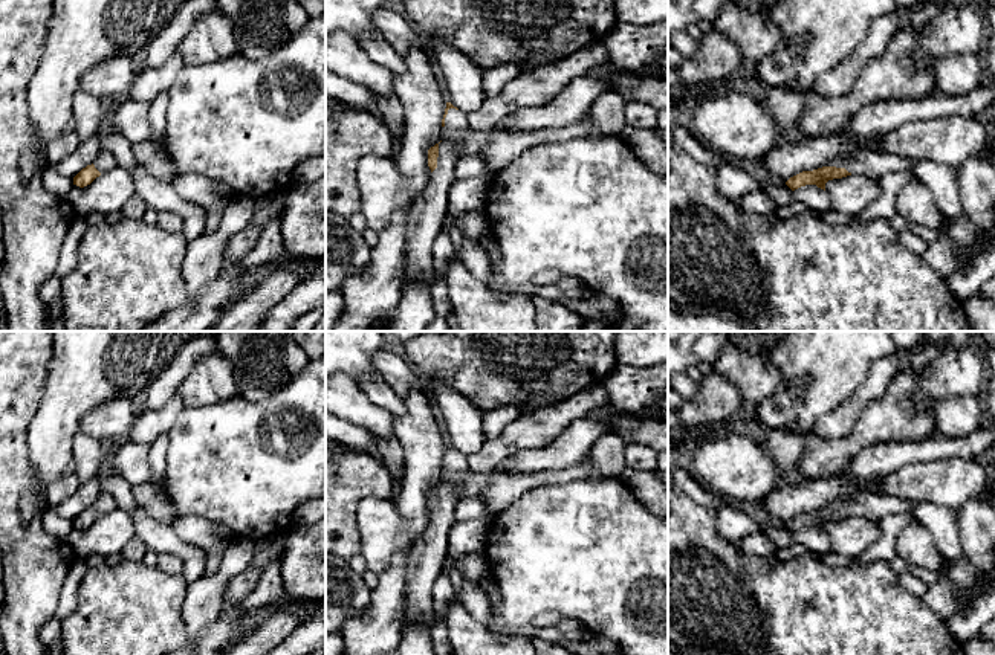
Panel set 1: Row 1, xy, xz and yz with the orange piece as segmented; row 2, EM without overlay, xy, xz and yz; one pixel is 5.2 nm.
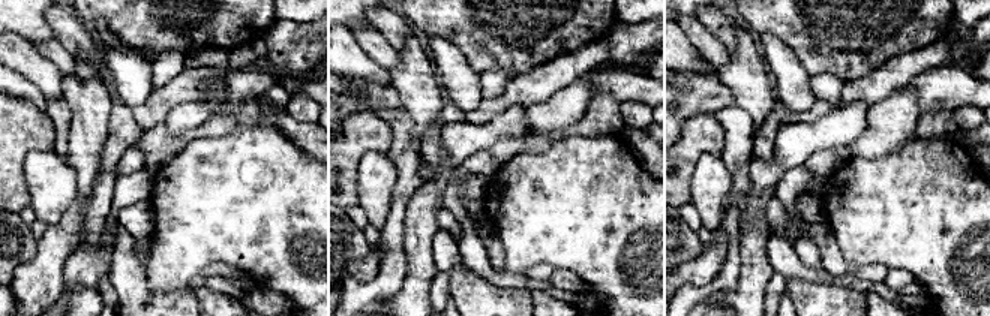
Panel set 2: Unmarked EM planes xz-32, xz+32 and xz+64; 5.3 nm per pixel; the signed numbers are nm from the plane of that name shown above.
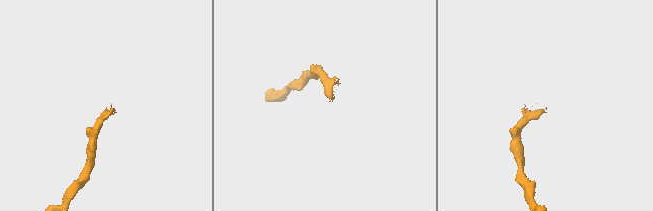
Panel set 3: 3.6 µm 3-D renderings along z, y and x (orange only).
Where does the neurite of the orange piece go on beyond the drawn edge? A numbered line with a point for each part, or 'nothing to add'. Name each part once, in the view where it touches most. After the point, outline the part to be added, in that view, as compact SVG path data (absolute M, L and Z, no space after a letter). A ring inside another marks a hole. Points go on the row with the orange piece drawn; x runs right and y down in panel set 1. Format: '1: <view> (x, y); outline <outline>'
1: xz (425, 216); outline M451 142L439 144L437 168L420 197L413 198L408 212L405 261L423 278L433 276L431 249L442 231L449 202L449 188L455 182L457 154Z

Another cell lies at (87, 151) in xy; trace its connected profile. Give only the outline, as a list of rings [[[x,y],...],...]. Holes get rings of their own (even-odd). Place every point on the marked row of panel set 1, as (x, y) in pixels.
[[[93,136],[79,142],[78,148],[53,166],[53,169],[66,177],[73,179],[83,168],[92,165],[101,153],[99,137]]]

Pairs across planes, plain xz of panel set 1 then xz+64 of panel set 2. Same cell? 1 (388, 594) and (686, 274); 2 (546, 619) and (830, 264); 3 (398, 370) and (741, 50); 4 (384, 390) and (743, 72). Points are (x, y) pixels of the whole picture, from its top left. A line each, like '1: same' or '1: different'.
1: different
2: same
3: different
4: different

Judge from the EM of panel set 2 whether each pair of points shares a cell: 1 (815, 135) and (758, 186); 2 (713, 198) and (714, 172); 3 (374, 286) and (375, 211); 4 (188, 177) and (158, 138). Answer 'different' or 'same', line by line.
1: same
2: same
3: different
4: different

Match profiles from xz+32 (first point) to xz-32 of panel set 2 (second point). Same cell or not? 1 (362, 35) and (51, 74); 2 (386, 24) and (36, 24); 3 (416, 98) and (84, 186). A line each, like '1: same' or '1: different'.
1: different
2: different
3: same

